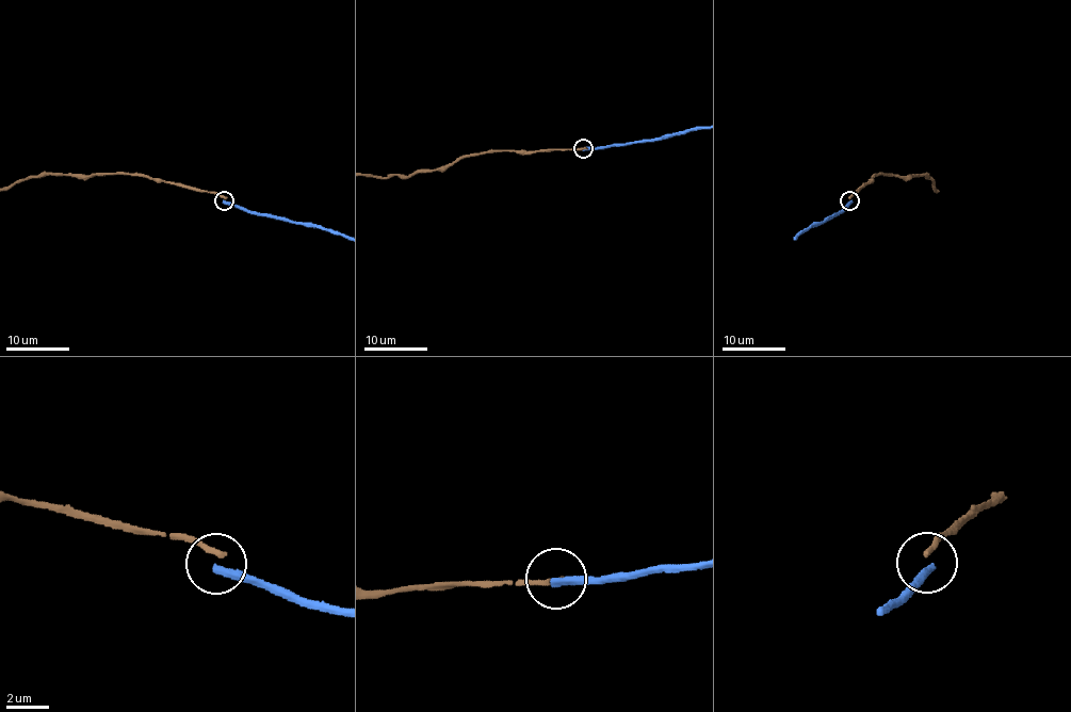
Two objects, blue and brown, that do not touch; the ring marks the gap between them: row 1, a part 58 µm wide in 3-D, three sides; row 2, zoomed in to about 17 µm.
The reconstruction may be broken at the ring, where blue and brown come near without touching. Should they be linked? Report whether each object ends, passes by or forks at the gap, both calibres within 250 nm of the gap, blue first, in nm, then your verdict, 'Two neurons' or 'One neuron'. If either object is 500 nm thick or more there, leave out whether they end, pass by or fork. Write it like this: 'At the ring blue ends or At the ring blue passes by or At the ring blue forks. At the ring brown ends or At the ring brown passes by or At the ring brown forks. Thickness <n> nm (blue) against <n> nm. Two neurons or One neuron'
At the ring blue ends. At the ring brown ends. Thickness 360 nm (blue) against 280 nm. Two neurons

